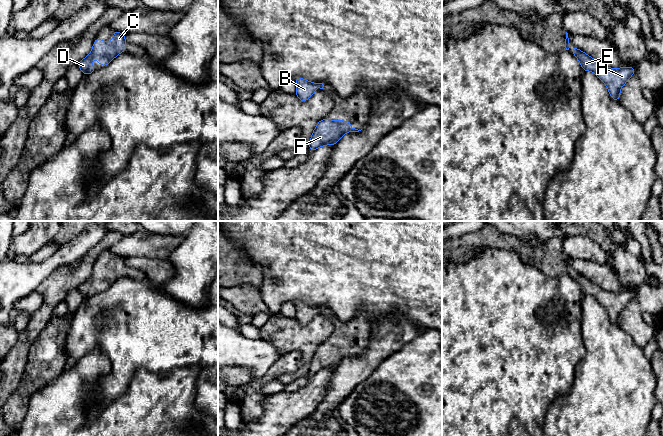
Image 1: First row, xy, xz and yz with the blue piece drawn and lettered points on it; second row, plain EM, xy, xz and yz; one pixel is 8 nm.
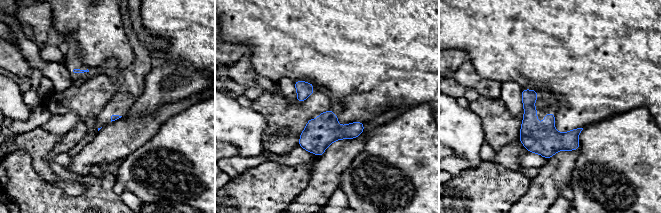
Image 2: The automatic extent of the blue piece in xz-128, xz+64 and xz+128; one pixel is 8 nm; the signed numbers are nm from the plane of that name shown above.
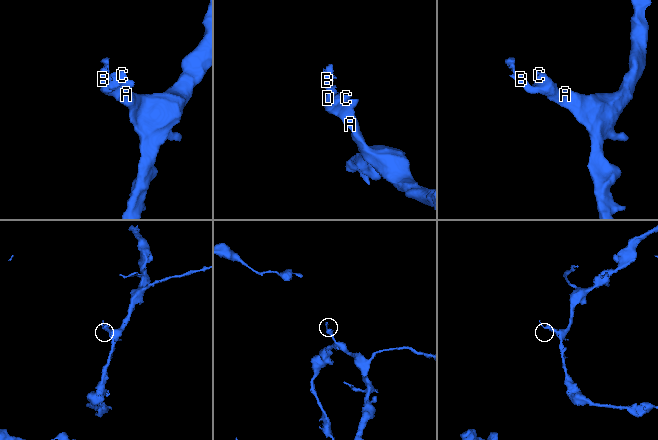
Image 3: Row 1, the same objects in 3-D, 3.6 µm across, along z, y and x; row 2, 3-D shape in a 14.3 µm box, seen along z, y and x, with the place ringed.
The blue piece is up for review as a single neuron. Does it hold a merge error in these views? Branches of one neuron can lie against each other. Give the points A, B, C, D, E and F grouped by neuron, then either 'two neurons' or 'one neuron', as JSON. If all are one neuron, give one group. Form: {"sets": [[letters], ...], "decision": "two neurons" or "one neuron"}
{"sets": [["A", "B", "C", "D", "E", "F"]], "decision": "one neuron"}

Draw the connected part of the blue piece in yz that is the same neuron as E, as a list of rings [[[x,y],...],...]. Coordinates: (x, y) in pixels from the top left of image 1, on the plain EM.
[[[573,271],[573,279],[580,285],[583,295],[592,295],[605,307],[611,322],[619,325],[620,313],[635,297],[635,291],[621,291],[613,293],[605,291],[586,277]]]

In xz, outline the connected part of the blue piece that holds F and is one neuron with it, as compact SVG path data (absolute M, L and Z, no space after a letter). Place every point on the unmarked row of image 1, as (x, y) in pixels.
M322 343L315 351L310 362L309 376L324 369L335 369L347 356L359 356L361 354L350 352L353 345Z

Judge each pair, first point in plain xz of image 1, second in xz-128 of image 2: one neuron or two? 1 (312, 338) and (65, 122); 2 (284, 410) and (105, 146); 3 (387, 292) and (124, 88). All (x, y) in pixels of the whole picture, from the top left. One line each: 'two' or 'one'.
1: two
2: one
3: two

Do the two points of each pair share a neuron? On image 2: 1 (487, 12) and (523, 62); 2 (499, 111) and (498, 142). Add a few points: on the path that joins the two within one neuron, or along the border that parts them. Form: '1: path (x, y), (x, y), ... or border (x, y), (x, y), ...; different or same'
1: path (499, 24), (523, 50); same
2: path (498, 119), (497, 134); same

